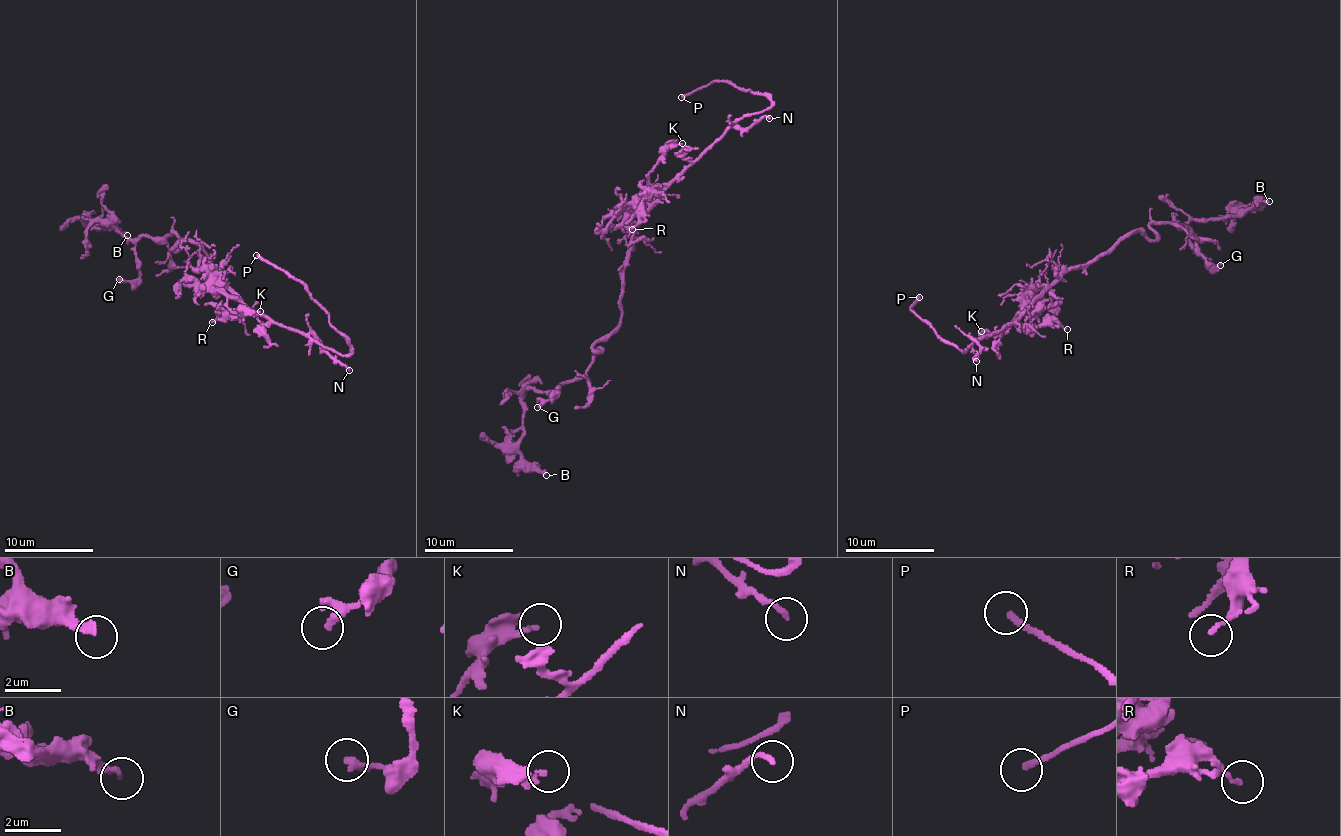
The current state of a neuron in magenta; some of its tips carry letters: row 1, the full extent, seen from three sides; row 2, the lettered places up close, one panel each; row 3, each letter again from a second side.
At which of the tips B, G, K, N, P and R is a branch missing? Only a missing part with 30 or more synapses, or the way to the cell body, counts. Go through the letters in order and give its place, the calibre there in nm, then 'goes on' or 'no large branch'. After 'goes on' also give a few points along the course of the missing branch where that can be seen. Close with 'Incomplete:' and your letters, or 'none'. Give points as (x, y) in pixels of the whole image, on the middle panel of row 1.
B: (546, 475) | 240 nm | no large branch
G: (537, 407) | 170 nm | no large branch
K: (682, 143) | 170 nm | no large branch
N: (769, 118) | 190 nm | no large branch
P: (681, 97) | 240 nm | goes on | (681, 97), (650, 109), (629, 130), (622, 131)
R: (632, 229) | 150 nm | no large branch
Incomplete: P

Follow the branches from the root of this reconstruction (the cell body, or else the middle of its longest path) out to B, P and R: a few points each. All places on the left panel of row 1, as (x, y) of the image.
B: (214, 271), (189, 239), (172, 250), (179, 244), (174, 232), (122, 238), (100, 217), (99, 230), (127, 235)
P: (214, 271), (220, 283), (248, 306), (326, 348), (348, 354), (350, 345), (303, 284), (256, 255)
R: (214, 271), (220, 283), (241, 304), (222, 312), (223, 318), (212, 322)

